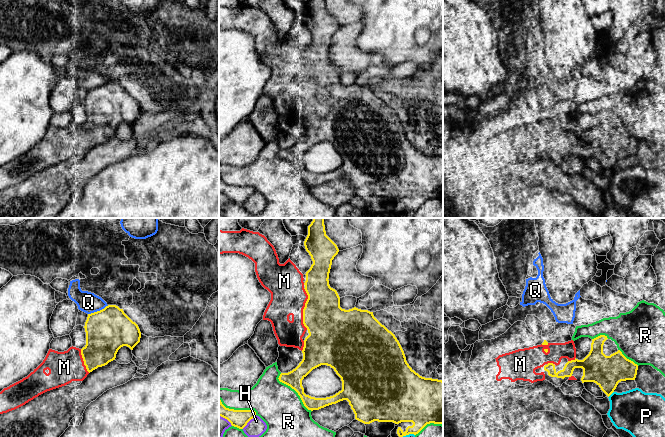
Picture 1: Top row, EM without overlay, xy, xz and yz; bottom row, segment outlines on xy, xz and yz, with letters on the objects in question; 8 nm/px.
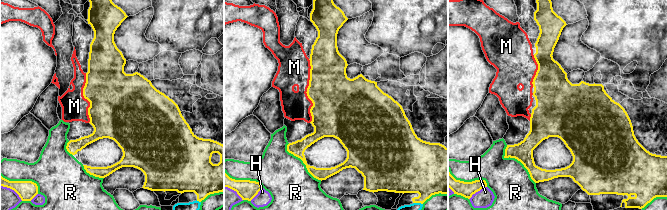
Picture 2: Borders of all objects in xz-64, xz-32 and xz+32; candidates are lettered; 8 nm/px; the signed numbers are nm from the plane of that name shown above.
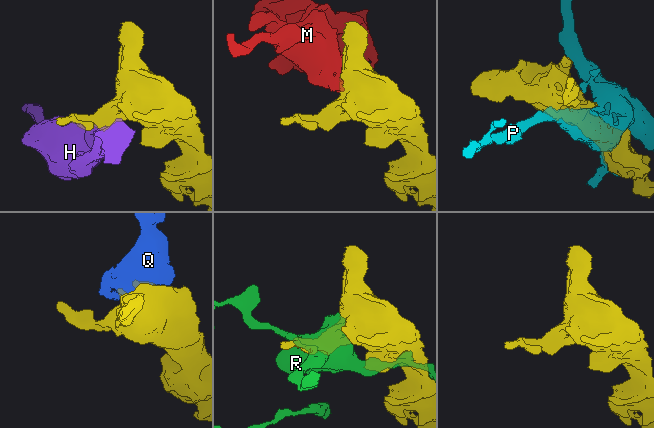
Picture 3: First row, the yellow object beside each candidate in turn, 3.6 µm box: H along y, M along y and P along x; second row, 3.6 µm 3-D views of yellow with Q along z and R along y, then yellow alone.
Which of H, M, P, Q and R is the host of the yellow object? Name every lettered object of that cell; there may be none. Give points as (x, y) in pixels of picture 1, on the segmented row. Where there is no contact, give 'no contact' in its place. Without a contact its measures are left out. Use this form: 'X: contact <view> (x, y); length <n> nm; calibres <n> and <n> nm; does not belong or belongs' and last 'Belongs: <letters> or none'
H: contact xz (249, 420); length 160 nm; calibres 140 and 150 nm; does not belong
M: contact xz (303, 309); length 340 nm; calibres 360 and 280 nm; belongs
P: contact yz (611, 393); length 70 nm; calibres 260 and 340 nm; does not belong
Q: contact xy (98, 311); length 180 nm; calibres 340 and 170 nm; does not belong
R: contact xz (294, 389); length 400 nm; calibres 130 and 360 nm; does not belong
Belongs: M

